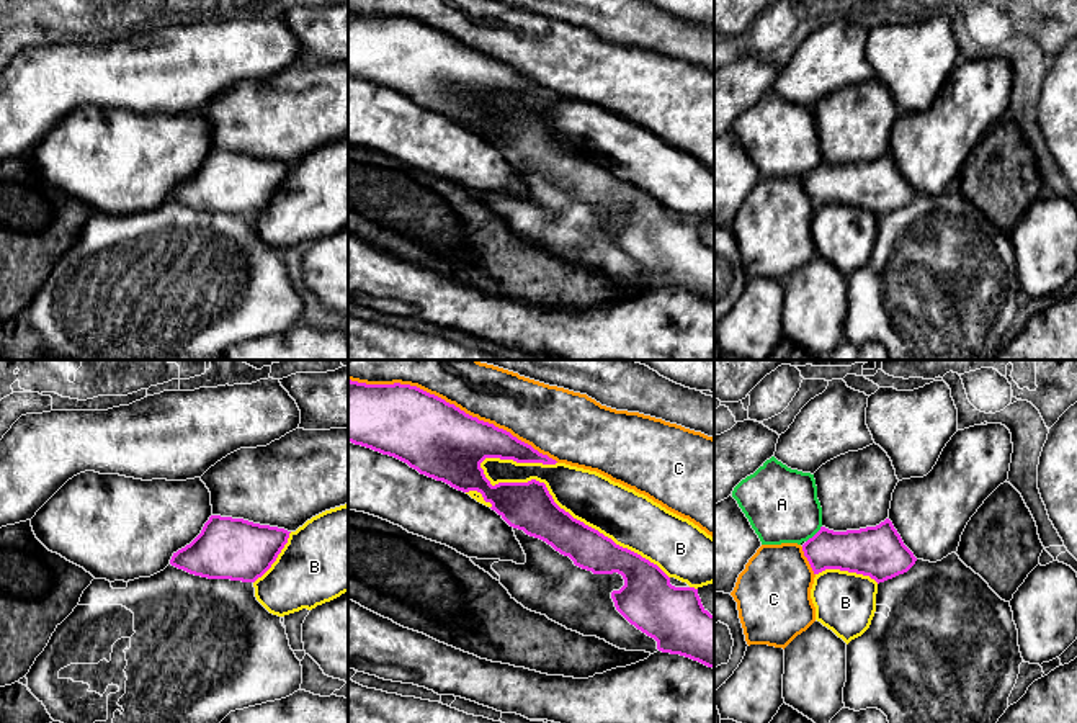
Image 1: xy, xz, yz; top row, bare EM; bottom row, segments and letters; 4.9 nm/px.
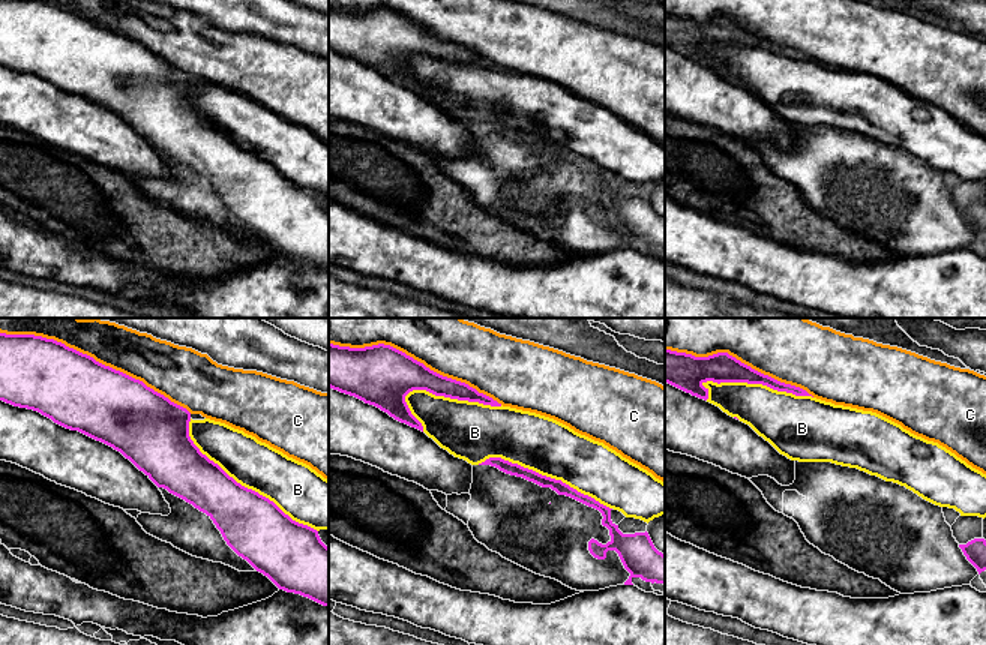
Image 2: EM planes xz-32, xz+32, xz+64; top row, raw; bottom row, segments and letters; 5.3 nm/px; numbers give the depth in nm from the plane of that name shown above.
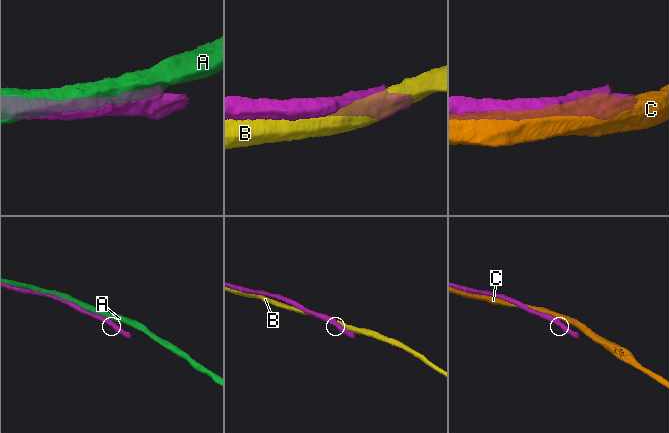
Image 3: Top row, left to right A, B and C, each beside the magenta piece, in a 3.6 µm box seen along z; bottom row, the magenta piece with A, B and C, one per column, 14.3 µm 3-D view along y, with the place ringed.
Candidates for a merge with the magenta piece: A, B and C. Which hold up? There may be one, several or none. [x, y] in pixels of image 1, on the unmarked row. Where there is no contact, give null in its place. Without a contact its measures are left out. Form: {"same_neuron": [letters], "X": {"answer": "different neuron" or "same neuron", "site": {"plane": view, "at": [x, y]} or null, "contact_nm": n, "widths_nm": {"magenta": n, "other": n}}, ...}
{"same_neuron": [], "A": {"answer": "different neuron", "site": {"plane": "yz", "at": [816, 167]}, "contact_nm": 120, "widths_nm": {"magenta": 220, "other": 360}}, "B": {"answer": "different neuron", "site": {"plane": "xz", "at": [567, 146]}, "contact_nm": 1100, "widths_nm": {"magenta": 240, "other": 260}}, "C": {"answer": "different neuron", "site": {"plane": "xz", "at": [453, 38]}, "contact_nm": 1100, "widths_nm": {"magenta": 360, "other": 280}}}

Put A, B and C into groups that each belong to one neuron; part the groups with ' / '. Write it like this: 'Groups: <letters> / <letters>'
Groups: A / B / C

